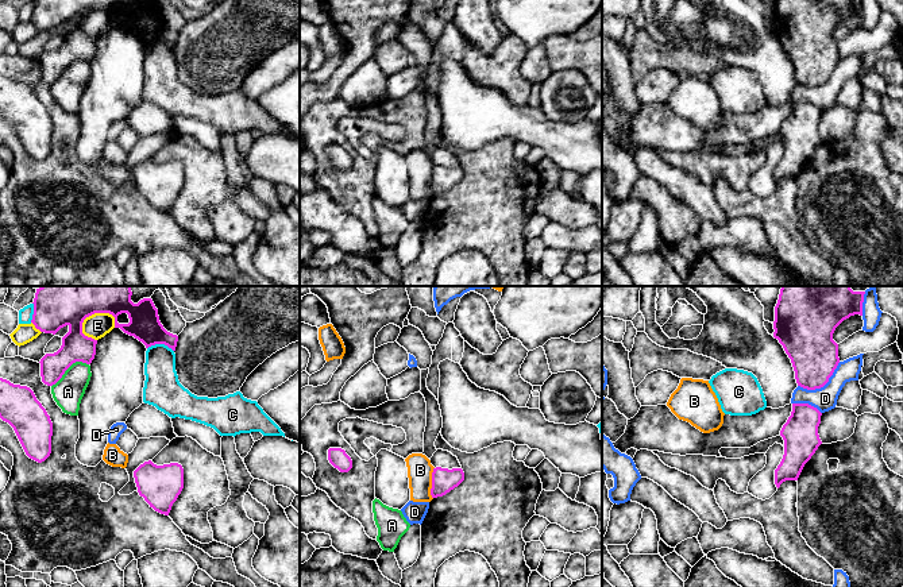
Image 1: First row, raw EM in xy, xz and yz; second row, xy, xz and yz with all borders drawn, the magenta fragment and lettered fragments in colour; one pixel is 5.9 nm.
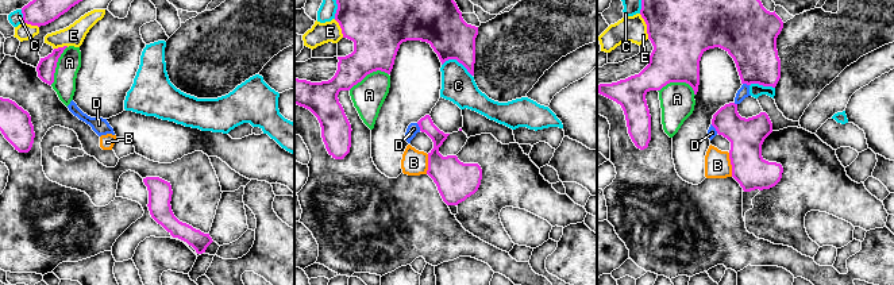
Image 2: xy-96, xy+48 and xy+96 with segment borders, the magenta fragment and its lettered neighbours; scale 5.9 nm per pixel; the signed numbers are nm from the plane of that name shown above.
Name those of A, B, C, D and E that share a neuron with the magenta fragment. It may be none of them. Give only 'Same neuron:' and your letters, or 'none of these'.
Same neuron: none of these

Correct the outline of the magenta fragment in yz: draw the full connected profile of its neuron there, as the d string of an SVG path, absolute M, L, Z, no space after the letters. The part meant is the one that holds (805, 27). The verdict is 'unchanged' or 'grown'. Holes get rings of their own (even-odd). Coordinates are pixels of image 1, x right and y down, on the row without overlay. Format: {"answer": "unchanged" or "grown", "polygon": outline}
{"answer": "unchanged", "polygon": "M777 0L775 4L773 35L791 57L798 84L815 88L823 85L840 61L838 42L833 38L836 26L850 13L863 13L863 0Z"}

